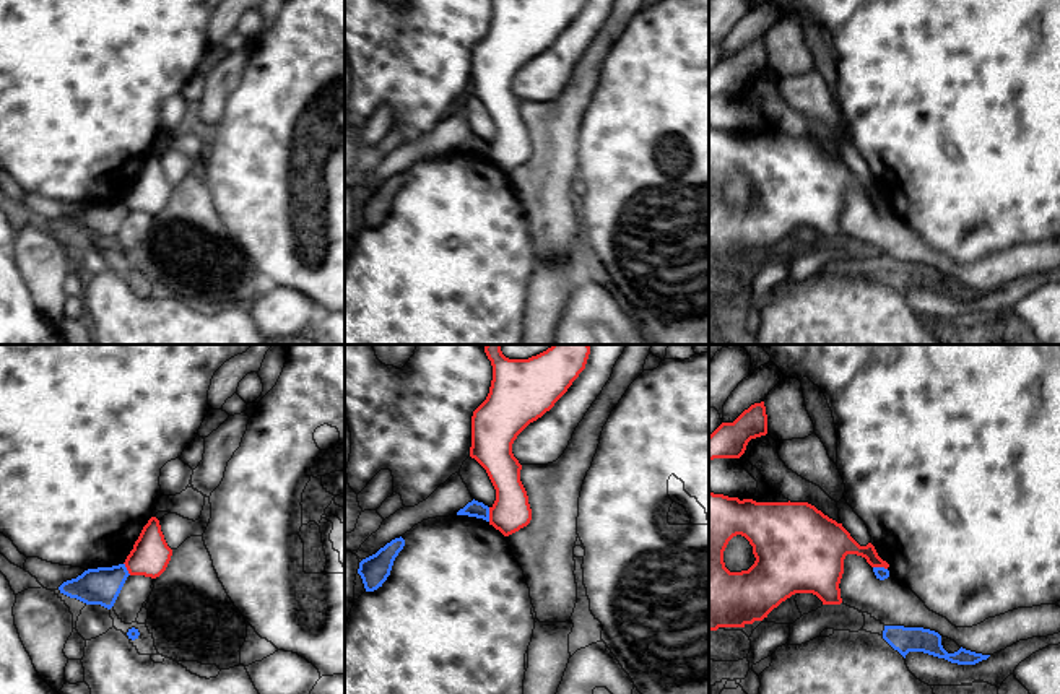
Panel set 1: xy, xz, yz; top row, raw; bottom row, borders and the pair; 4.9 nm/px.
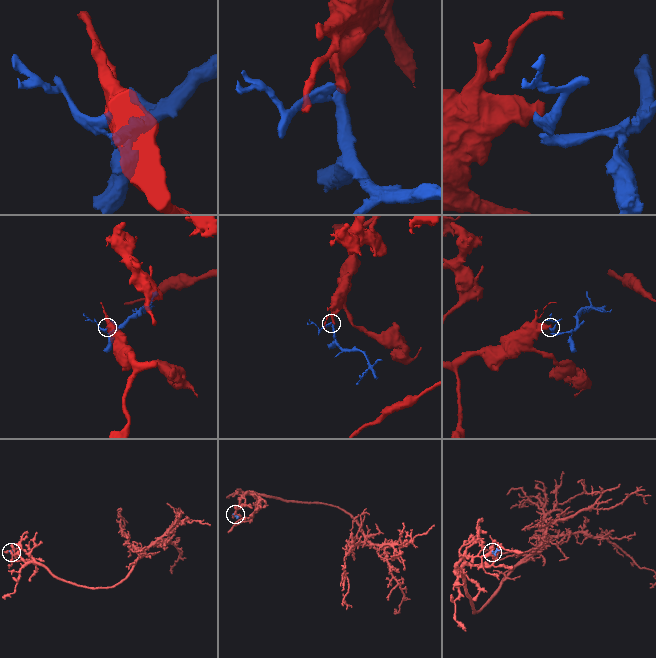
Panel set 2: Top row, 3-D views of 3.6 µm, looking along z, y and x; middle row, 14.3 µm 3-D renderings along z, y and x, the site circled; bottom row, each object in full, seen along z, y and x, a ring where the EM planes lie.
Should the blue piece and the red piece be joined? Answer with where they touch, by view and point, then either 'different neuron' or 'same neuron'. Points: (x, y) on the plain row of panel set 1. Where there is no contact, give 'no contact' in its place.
xz (488, 150) | different neuron

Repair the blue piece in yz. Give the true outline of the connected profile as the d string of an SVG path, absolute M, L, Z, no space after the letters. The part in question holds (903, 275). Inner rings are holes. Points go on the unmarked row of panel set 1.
M884 262L883 275L904 294L909 288L923 288L951 299L975 301L990 293L962 283L954 289L948 289L941 281L941 271L923 263Z

